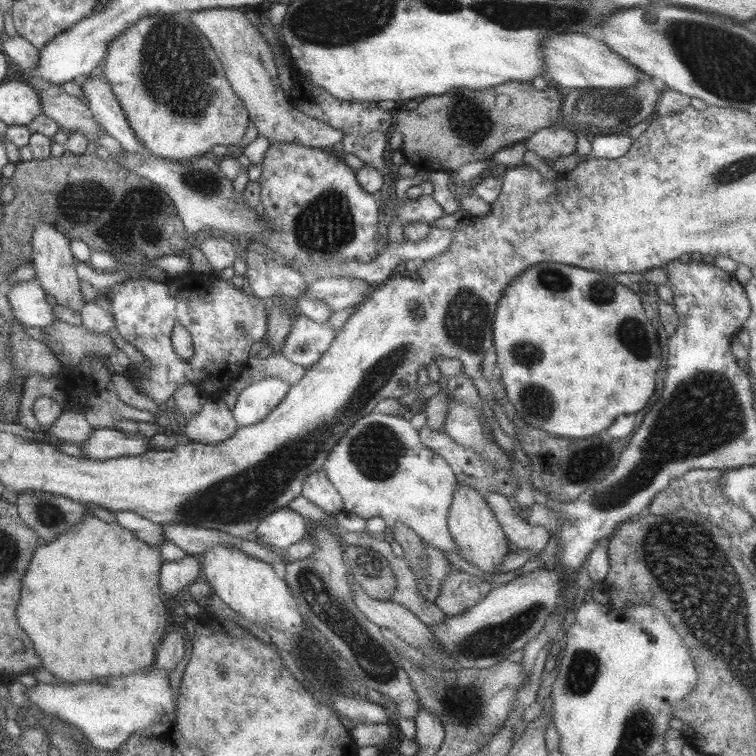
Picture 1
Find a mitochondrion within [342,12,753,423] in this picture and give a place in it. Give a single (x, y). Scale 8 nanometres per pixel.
(615, 110)

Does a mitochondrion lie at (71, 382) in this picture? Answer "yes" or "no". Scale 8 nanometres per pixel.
no

